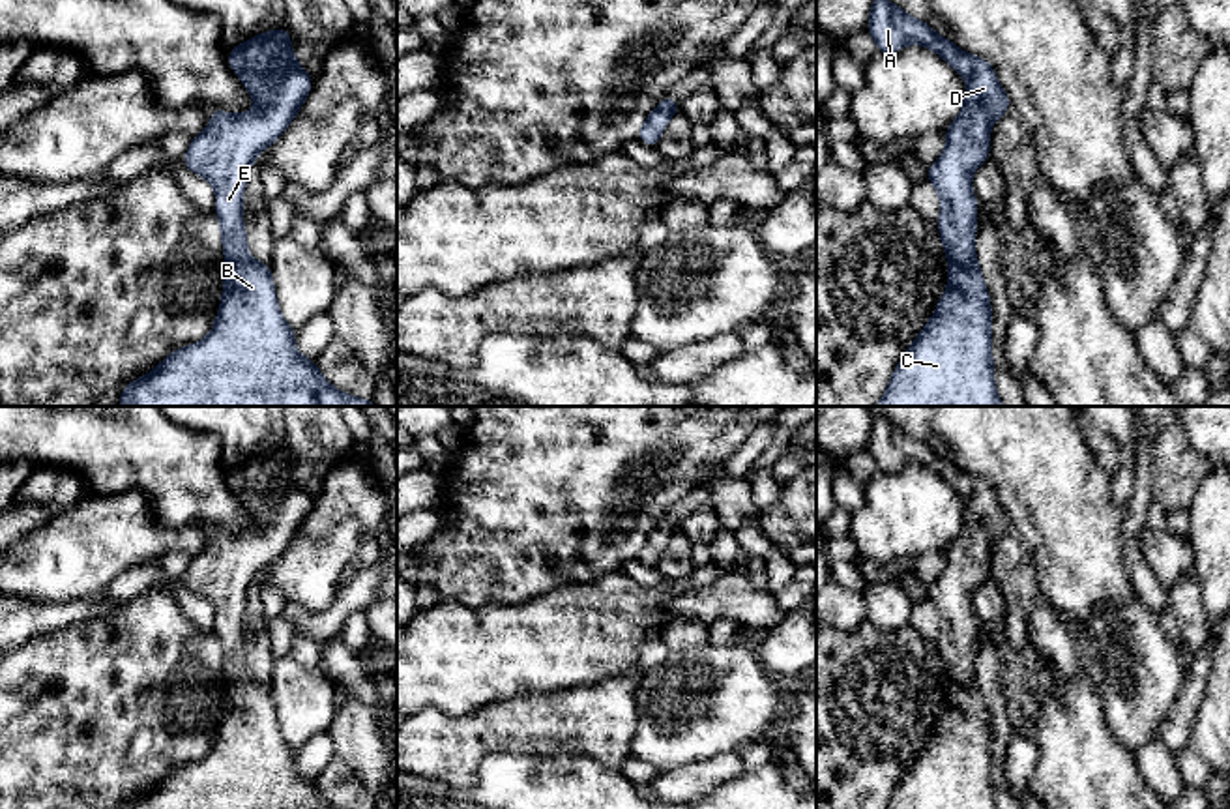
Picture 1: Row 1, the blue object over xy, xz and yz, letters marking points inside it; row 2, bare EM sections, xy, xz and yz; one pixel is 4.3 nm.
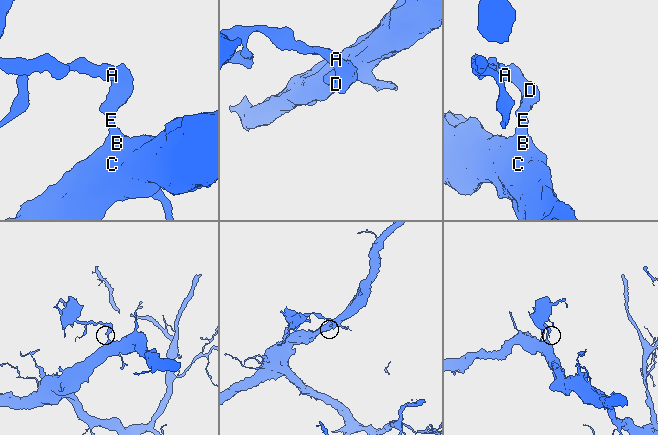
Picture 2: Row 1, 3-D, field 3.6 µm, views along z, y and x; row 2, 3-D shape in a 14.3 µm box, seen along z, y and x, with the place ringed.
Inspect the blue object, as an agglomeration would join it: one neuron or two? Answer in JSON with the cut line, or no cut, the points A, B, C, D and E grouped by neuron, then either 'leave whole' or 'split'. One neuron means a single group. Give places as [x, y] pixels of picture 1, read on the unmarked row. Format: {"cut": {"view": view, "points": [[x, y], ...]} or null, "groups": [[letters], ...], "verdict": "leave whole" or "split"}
{"cut": null, "groups": [["A", "B", "C", "D", "E"]], "verdict": "leave whole"}

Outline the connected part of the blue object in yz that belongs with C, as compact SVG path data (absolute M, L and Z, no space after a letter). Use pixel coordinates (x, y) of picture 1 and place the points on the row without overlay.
M872 416L867 449L876 470L893 474L906 464L923 464L942 476L957 493L966 498L966 519L960 532L945 549L945 569L927 590L927 599L940 616L940 635L936 640L947 687L947 710L938 719L932 738L917 753L893 788L887 809L996 809L992 781L992 728L987 704L974 670L977 654L975 633L979 620L972 612L972 594L990 575L990 547L1011 526L994 487L981 476L960 470L953 461L936 453L925 440L910 436L902 427Z

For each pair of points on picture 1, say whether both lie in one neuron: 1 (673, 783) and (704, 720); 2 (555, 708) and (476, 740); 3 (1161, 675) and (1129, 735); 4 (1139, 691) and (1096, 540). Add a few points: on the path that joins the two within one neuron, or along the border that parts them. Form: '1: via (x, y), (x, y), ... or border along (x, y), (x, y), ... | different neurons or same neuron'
1: border along (723, 753), (658, 774) | different neurons
2: via (534, 718), (510, 727), (495, 727) | same neuron
3: via (1146, 690), (1133, 706), (1133, 720) | same neuron
4: border along (1137, 598), (1096, 611), (1081, 622), (1073, 620) | different neurons

